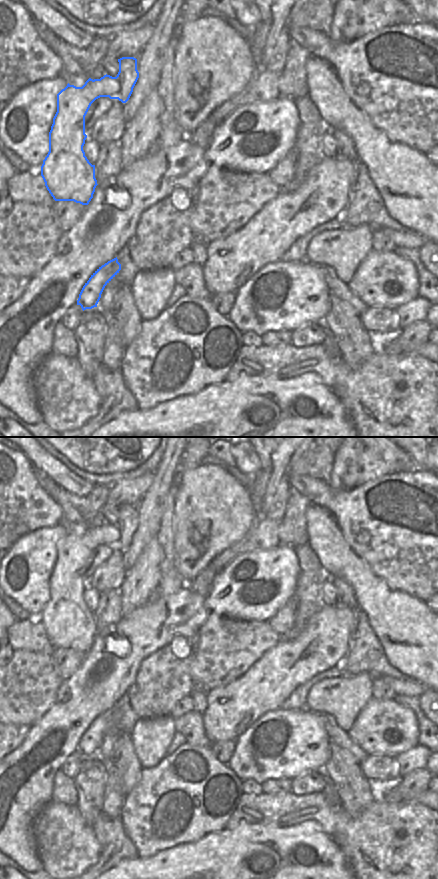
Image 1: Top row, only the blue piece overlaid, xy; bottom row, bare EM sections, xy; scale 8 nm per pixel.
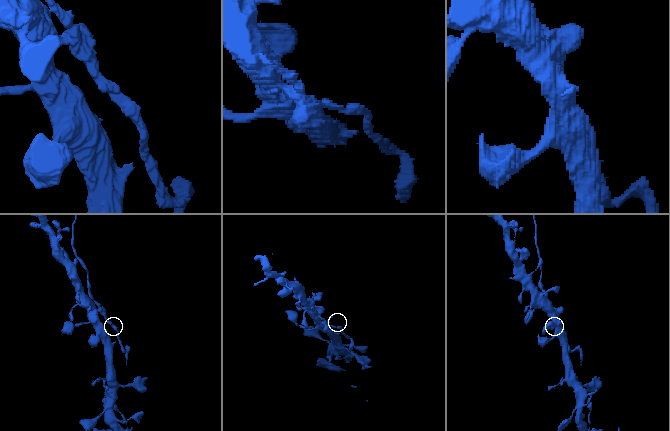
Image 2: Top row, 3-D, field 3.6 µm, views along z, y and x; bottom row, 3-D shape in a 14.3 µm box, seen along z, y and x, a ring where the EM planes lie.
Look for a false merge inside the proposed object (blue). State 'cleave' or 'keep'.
cleave

